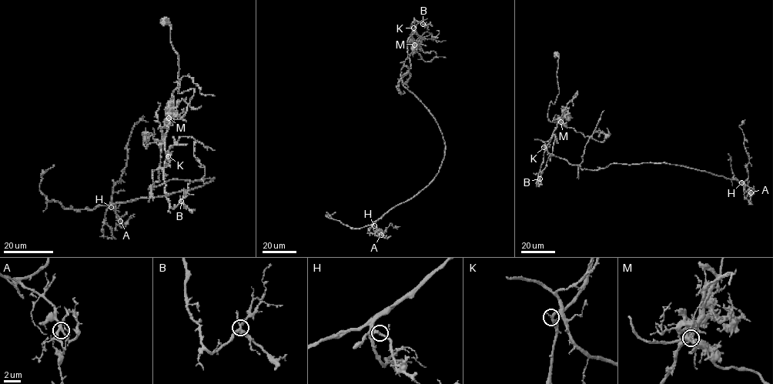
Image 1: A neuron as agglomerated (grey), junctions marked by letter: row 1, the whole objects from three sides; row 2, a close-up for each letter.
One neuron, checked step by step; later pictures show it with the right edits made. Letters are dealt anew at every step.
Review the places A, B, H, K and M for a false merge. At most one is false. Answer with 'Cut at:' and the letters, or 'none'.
Cut at: M

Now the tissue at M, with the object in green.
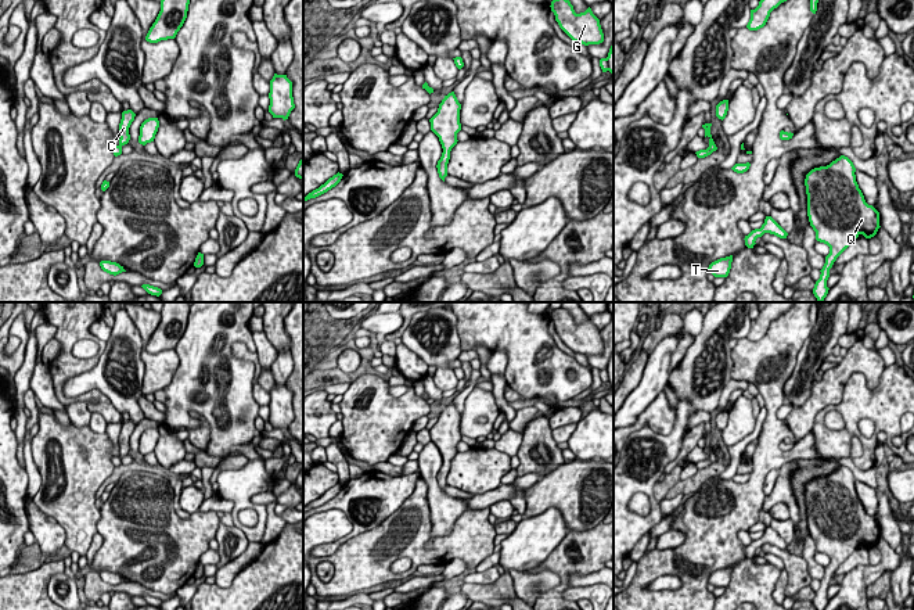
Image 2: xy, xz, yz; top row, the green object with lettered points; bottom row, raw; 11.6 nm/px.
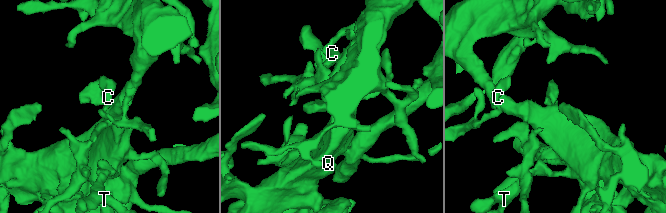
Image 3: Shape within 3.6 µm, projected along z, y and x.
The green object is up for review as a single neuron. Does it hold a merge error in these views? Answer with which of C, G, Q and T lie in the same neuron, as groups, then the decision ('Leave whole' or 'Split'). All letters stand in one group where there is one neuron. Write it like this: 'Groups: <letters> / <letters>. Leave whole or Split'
Groups: C Q T / G. Split

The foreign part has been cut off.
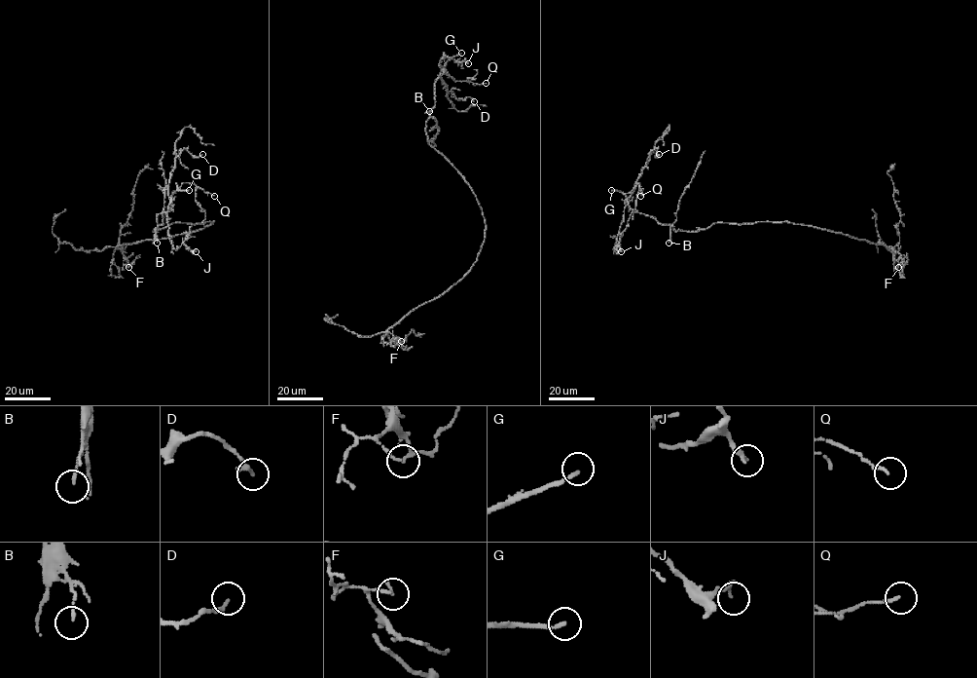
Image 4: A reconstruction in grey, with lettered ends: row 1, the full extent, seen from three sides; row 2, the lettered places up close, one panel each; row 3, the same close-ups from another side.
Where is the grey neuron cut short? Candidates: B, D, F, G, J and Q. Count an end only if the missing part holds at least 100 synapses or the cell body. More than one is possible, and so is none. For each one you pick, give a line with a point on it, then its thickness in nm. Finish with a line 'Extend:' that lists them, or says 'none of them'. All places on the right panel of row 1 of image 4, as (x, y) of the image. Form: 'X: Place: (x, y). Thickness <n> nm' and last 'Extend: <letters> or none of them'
G: Place: (611, 190). Thickness 160 nm
Extend: G

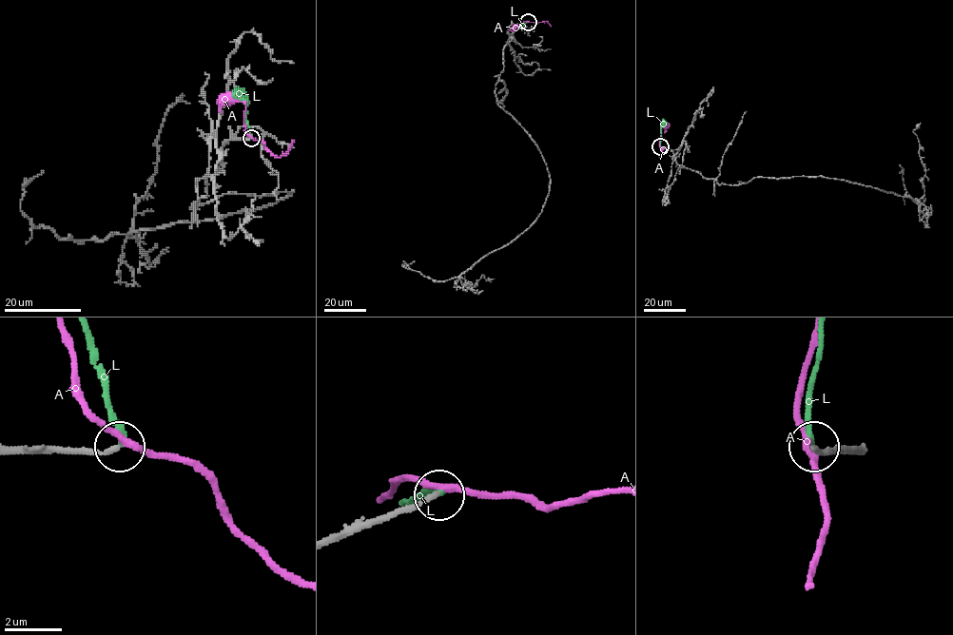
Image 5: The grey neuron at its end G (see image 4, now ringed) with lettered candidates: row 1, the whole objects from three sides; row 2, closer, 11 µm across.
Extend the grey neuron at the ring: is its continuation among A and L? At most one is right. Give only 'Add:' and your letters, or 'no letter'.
Add: L

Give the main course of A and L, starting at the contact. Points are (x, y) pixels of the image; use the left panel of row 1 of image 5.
A: (251, 137), (243, 121), (245, 103), (228, 96)
L: (251, 139), (245, 101), (241, 96)

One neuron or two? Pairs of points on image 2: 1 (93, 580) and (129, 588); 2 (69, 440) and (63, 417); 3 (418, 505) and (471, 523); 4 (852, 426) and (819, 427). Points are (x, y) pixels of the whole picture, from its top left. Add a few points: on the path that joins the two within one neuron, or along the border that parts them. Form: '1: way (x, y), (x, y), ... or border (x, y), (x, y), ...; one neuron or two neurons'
1: way (101, 587), (121, 588); one neuron
2: border (53, 415), (63, 424), (71, 424); two neurons
3: way (418, 523), (435, 541), (453, 541); one neuron
4: way (844, 434), (827, 434); one neuron

